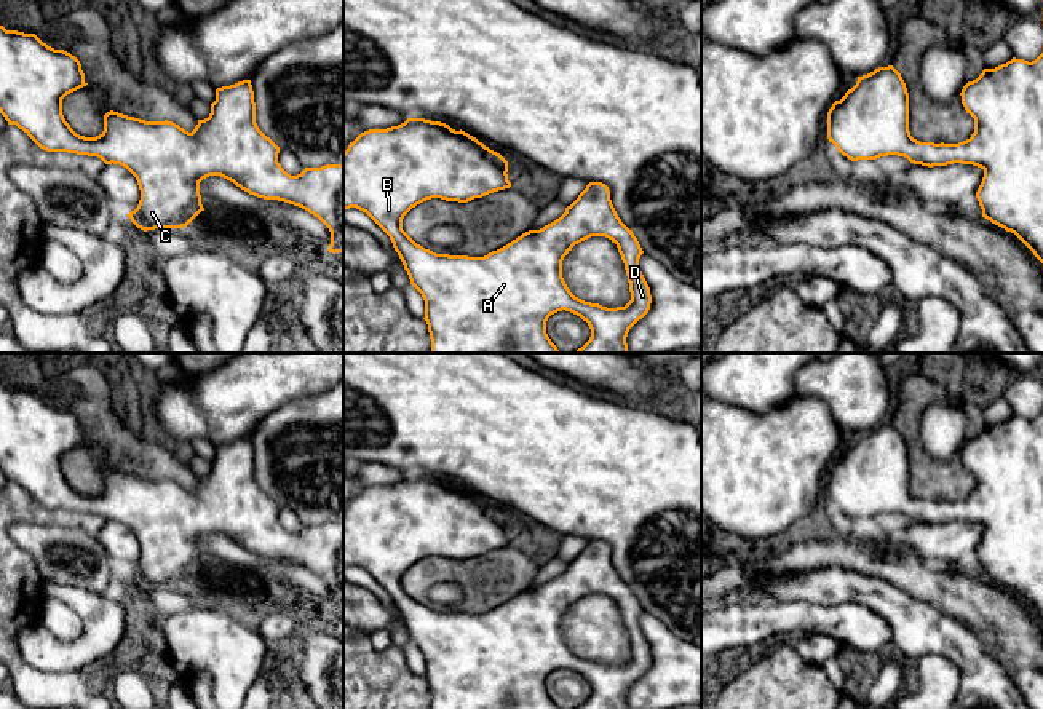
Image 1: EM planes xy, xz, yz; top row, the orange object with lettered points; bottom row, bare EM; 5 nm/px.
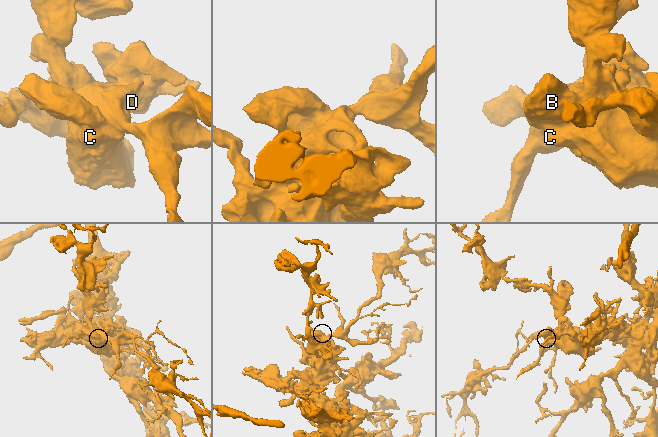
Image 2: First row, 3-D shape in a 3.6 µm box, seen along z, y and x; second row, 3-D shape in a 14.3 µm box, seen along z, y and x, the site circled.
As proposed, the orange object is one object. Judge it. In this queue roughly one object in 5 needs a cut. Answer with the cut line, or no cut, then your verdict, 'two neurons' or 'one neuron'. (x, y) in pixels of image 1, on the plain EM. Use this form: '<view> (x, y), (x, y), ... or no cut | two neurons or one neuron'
no cut | one neuron

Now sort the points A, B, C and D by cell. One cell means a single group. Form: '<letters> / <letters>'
A B C D

